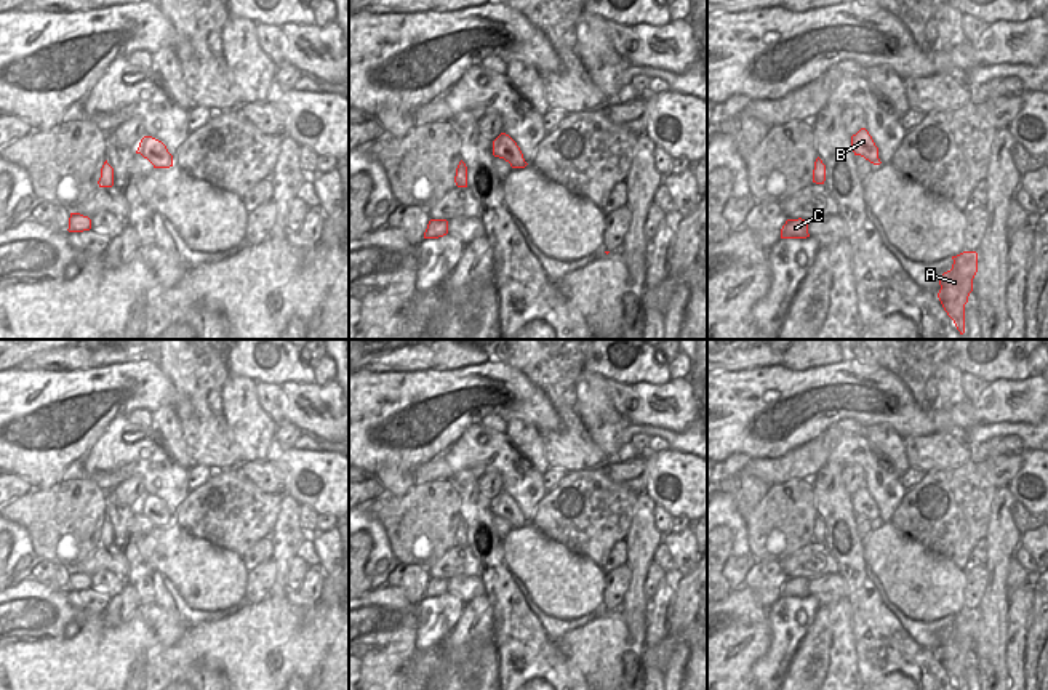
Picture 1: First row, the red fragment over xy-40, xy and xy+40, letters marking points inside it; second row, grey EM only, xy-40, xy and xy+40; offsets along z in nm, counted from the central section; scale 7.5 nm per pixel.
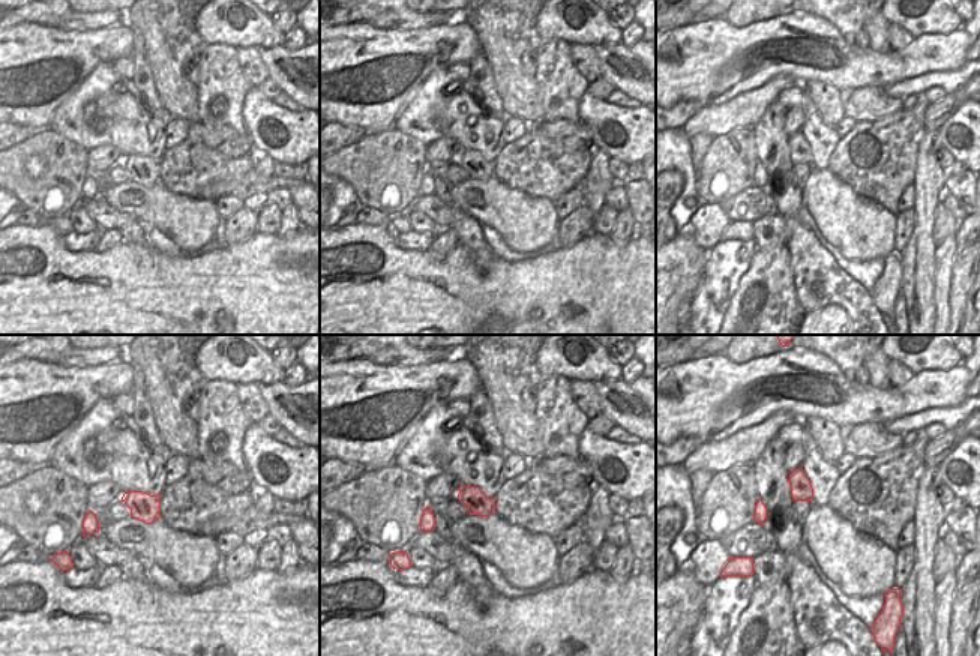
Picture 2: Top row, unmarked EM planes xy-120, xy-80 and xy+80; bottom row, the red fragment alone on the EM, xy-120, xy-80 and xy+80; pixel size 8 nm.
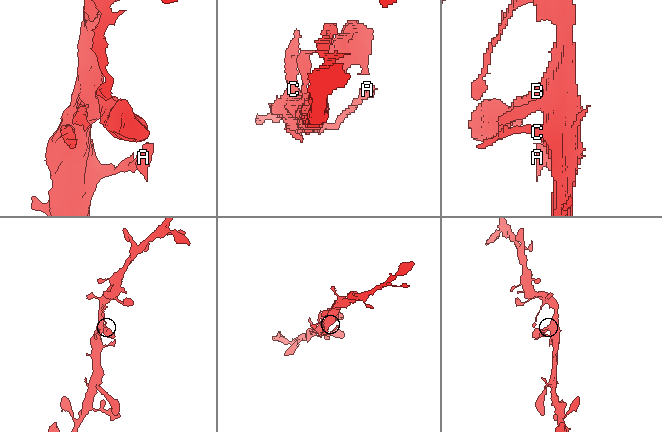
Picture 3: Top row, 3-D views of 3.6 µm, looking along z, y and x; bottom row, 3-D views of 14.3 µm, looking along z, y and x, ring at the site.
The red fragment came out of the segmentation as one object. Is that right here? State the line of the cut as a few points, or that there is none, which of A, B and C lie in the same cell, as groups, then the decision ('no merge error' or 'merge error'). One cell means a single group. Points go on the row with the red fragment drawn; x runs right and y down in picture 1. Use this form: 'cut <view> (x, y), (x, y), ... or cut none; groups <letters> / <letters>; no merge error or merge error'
cut none; groups A B C; no merge error

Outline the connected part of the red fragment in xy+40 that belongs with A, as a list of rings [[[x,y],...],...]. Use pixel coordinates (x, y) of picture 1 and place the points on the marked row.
[[[963,251],[957,256],[952,256],[952,259],[952,269],[939,277],[941,290],[938,298],[947,315],[954,320],[960,335],[963,335],[965,304],[973,291],[973,279],[978,272],[978,253]]]

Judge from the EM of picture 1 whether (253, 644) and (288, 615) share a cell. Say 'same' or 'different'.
same

